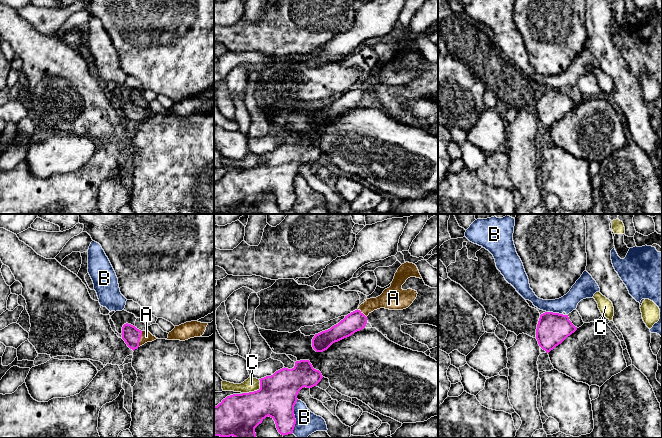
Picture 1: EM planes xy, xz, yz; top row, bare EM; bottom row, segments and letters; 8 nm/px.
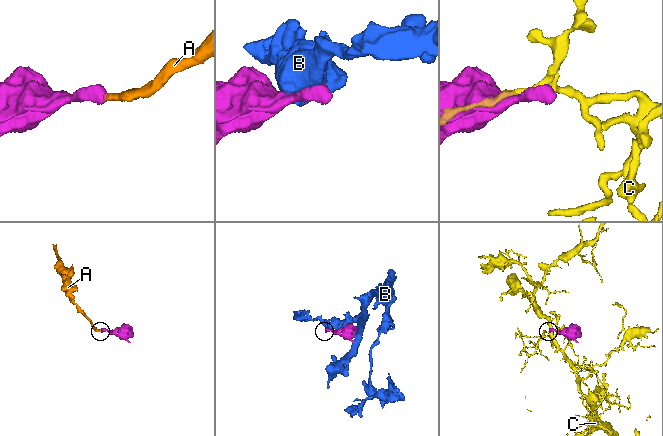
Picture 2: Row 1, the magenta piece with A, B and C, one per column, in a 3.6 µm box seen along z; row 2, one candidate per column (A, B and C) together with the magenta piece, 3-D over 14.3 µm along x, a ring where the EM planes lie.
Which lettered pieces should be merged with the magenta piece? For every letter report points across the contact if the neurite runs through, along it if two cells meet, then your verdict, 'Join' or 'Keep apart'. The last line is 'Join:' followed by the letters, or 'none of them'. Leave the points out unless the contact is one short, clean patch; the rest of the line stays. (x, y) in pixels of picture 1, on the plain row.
A: Path across: xy (131, 111), (134, 114), (140, 114), (146, 112). Join
B: Keep apart
C: Keep apart
Join: A

